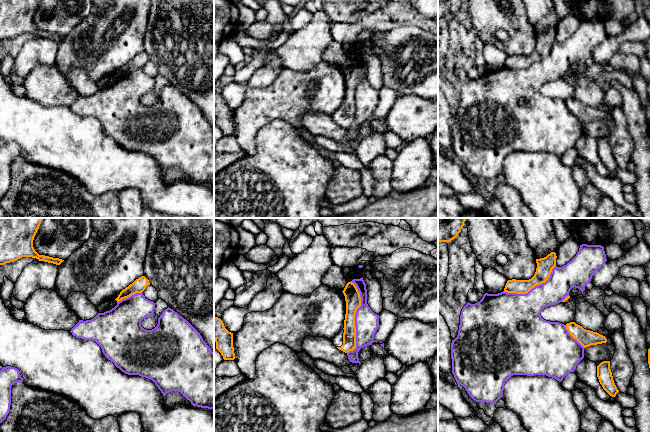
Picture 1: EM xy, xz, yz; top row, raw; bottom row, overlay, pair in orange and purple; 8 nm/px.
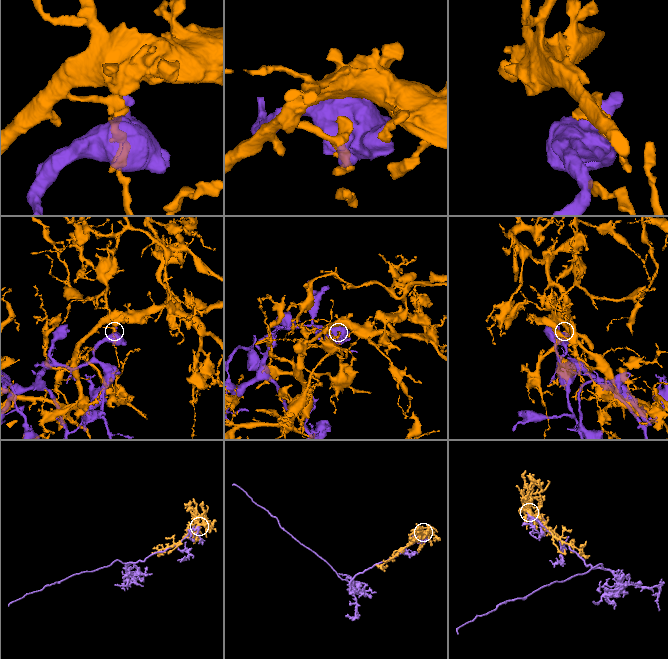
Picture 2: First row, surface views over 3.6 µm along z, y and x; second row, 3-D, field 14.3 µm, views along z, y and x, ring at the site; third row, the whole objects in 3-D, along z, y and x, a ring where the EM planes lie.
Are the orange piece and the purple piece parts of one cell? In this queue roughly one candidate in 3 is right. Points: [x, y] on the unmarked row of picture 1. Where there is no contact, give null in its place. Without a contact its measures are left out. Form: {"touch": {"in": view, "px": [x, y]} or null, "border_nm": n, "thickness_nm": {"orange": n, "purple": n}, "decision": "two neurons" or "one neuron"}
{"touch": {"in": "xz", "px": [354, 94]}, "border_nm": 600, "thickness_nm": {"orange": 130, "purple": 190}, "decision": "two neurons"}

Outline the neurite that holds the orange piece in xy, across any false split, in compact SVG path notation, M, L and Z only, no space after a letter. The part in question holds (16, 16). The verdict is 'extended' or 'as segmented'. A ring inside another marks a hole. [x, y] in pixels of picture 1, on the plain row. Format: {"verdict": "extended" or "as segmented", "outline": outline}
{"verdict": "as segmented", "outline": "M0 0L0 41L14 38L22 33L32 33L39 37L60 41L64 36L45 31L39 31L34 23L33 16L40 0Z"}

